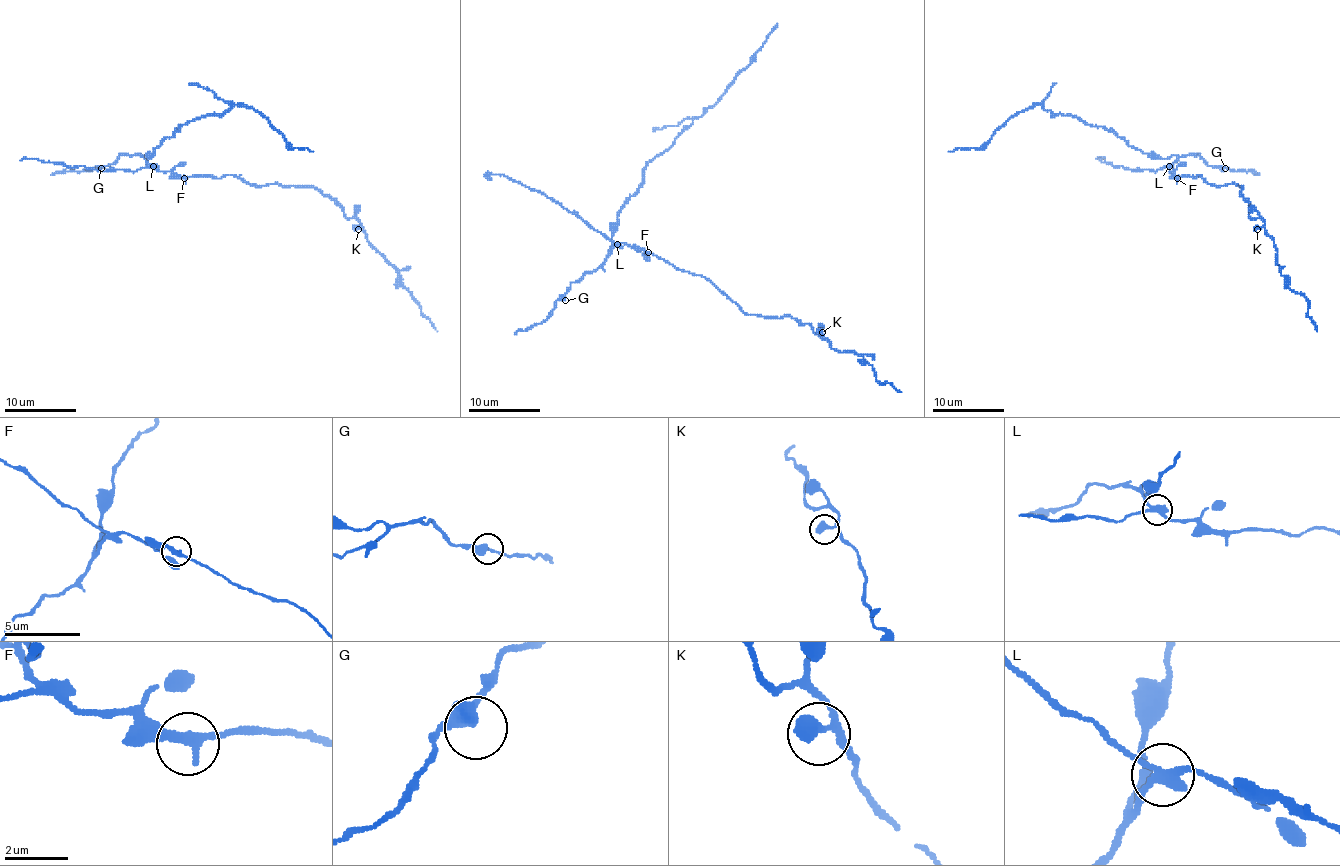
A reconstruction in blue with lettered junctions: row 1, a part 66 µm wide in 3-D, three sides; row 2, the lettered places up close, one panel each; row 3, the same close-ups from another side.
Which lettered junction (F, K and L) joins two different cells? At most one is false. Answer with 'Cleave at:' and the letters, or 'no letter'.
Cleave at: L

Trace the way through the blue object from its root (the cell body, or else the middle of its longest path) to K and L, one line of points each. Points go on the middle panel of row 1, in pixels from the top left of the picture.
K: (648, 253), (707, 279), (748, 314), (791, 316), (800, 323), (808, 323), (824, 340), (822, 332)
L: (648, 253), (622, 243), (617, 244)

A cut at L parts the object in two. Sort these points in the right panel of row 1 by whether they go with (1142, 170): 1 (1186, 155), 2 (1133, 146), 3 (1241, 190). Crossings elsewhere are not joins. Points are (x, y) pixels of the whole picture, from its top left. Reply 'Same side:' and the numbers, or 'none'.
Same side: 3

